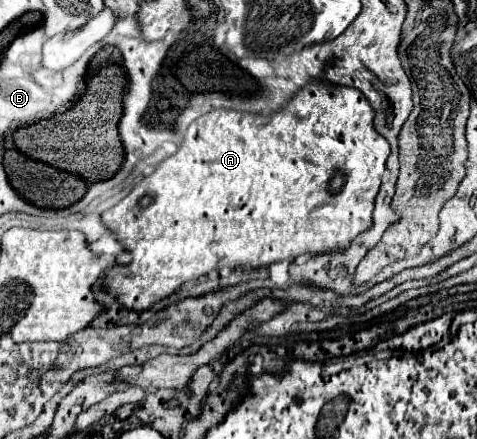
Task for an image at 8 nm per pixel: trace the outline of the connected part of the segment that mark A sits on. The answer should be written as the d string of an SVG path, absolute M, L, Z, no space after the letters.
M309 81L303 89L299 89L291 97L291 101L285 107L281 107L279 111L275 111L271 115L241 113L241 111L231 111L231 109L215 109L215 111L201 115L199 119L195 119L189 125L179 151L173 157L165 159L153 173L143 177L123 201L119 201L115 207L111 207L103 213L105 225L117 233L117 239L131 255L131 261L127 263L131 275L125 275L119 269L115 269L113 275L105 281L107 291L117 295L117 299L127 309L143 311L143 309L149 309L159 299L171 295L185 281L197 281L201 275L207 275L213 269L215 271L219 271L223 267L235 269L235 267L243 267L245 263L249 263L251 267L261 267L261 265L271 265L275 261L283 261L289 257L299 257L307 251L325 253L325 251L335 251L335 249L347 247L359 233L363 233L371 227L373 201L379 193L381 175L383 175L385 163L391 155L389 143L375 131L373 119L375 119L375 113L359 89L345 87L345 85L331 85L327 81Z

